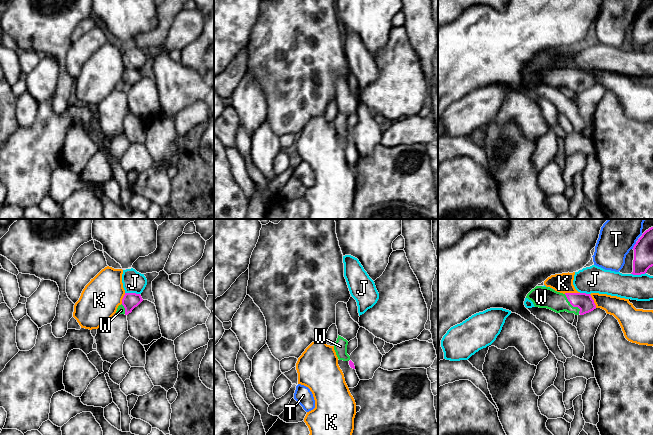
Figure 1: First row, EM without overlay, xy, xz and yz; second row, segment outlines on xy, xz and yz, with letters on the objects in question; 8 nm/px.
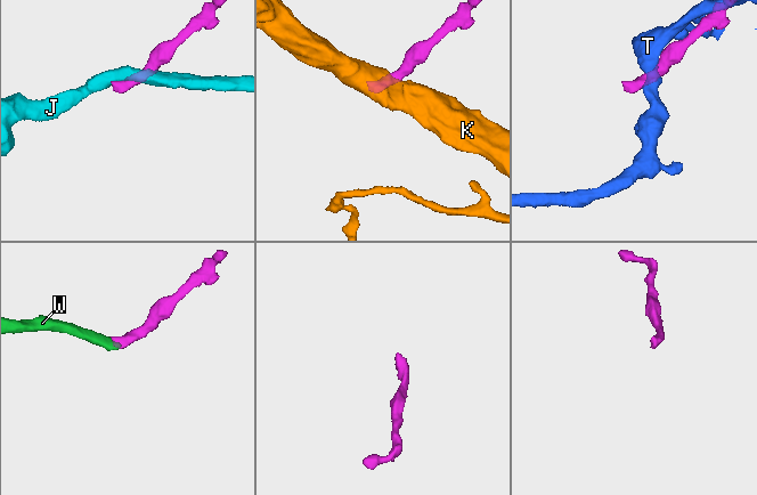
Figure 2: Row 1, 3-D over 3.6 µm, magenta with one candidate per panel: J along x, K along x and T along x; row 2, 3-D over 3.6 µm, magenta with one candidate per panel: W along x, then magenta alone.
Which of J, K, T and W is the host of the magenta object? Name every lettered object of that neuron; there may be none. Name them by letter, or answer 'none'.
W

